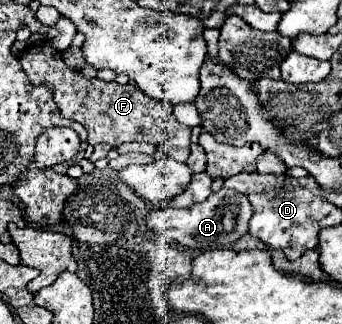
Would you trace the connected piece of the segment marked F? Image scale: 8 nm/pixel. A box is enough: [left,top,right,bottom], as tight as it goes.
[20,43,190,151]

